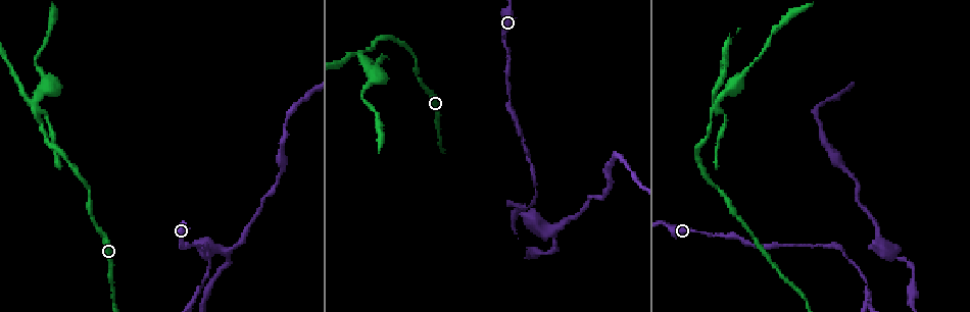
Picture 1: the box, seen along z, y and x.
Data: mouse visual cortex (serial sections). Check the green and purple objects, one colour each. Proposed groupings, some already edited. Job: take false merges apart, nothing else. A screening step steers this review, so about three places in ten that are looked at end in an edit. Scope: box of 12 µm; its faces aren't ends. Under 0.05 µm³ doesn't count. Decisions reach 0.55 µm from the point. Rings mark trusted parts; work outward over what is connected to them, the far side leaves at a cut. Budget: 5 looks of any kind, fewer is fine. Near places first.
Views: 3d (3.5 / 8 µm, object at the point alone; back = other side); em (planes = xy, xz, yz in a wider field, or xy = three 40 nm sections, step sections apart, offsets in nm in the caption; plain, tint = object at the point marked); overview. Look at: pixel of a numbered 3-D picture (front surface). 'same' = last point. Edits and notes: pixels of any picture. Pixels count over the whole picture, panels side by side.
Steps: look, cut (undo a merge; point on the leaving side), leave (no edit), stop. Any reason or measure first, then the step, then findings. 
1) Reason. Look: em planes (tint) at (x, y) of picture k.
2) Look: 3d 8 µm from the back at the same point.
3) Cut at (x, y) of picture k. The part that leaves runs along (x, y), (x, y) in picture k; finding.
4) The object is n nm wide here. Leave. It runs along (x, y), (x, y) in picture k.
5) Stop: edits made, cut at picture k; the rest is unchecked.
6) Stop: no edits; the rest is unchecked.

Arms part here. Look: em planes (tint) at (196, 298) of picture 1.

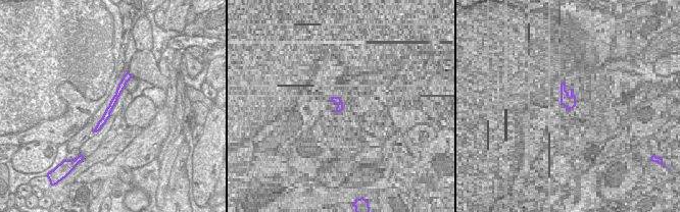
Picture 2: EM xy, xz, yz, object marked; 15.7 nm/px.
Look: 3d 3.5 µm from the back at the same point.

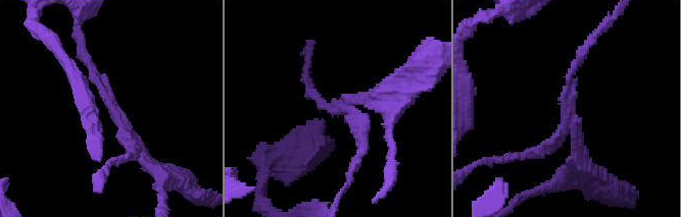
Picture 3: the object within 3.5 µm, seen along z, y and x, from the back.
3 arms meet here; the arms are 150, 150, 200 nm wide. Cut at (576, 162) of picture 3. A second cell is stuck on.

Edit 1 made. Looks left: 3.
See it whole again. Look: overview.

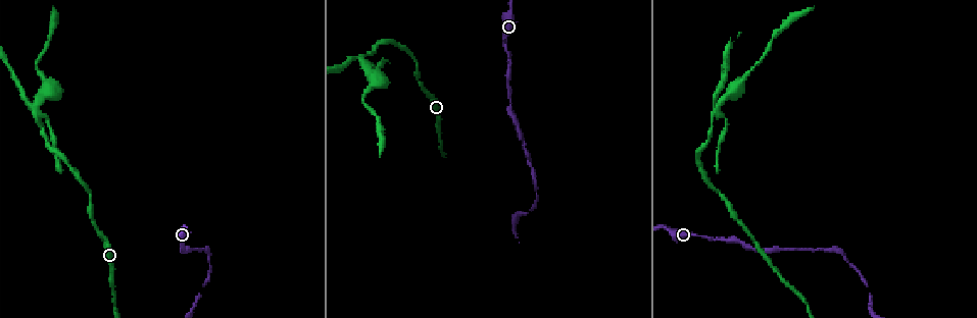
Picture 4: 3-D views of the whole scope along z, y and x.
Four or more arms meet. Look: 3d 3.5 µm from the back at (717, 108) of picture 4.

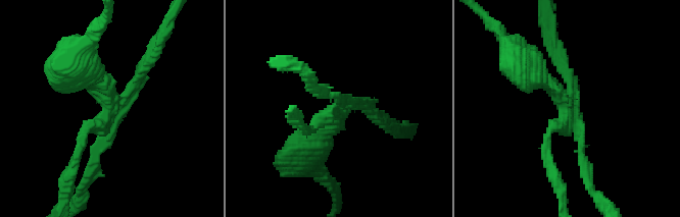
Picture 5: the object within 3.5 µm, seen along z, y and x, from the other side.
4 arms meet here; the arms are 150, 150, 200, 250 nm wide. Look: em xy step 1 (tint) at (563, 104) of picture 5.

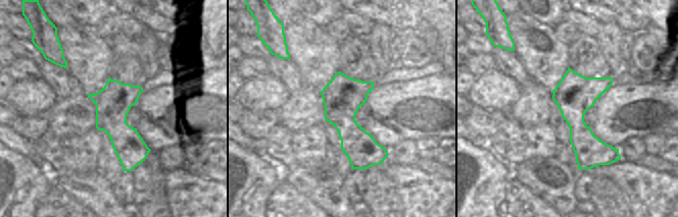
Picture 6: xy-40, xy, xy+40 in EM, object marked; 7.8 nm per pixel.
The object is 320 nm wide here. Cut at (85, 126) of picture 5. The part that leaves runs along (110, 118), (82, 50) in picture 5; a second cell is stuck on.

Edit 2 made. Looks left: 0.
Stop: edits made, cut at picture 3, cut at picture 5; the rest is unchecked.

